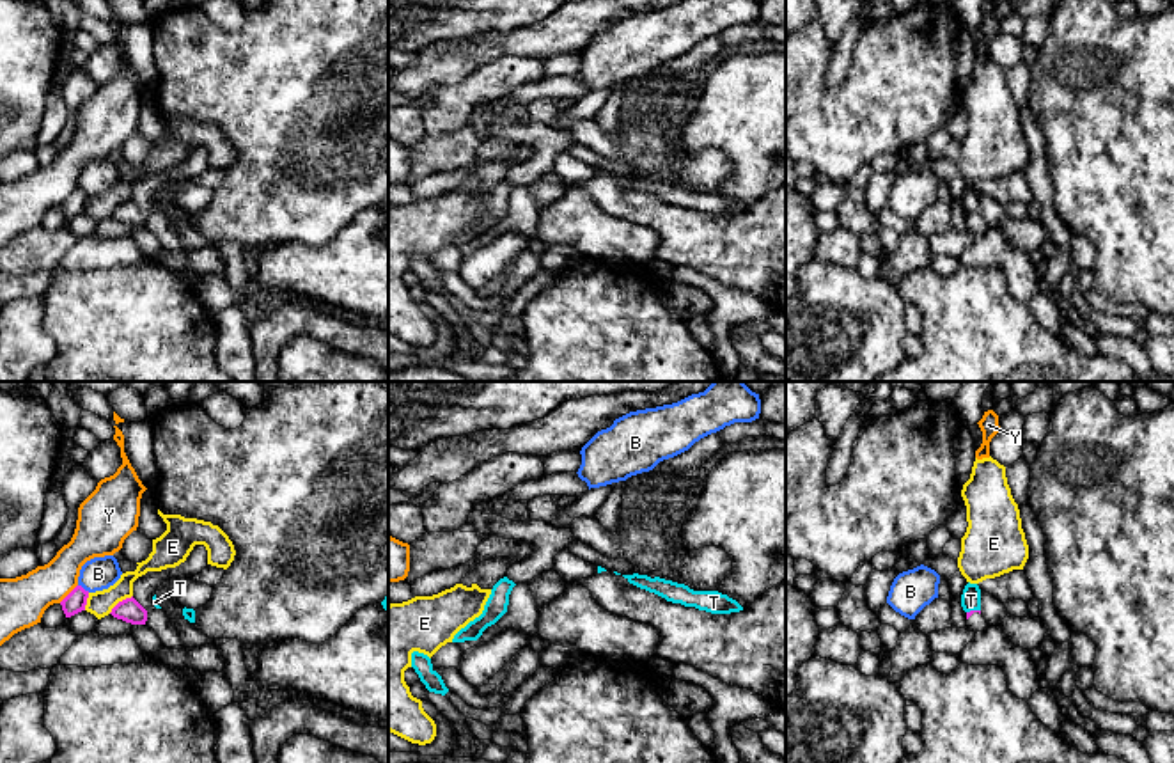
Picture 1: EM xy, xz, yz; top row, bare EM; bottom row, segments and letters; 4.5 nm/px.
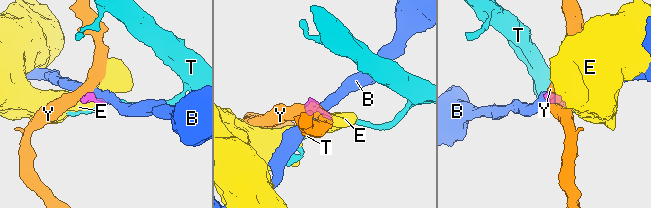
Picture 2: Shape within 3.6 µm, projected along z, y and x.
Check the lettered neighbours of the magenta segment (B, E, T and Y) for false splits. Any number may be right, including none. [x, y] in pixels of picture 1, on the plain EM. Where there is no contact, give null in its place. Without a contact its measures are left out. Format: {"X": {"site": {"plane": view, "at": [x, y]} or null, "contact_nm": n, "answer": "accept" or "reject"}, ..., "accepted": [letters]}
{"B": {"site": {"plane": "xy", "at": [82, 190]}, "contact_nm": 70, "answer": "reject"}, "E": {"site": {"plane": "xy", "at": [119, 204]}, "contact_nm": 140, "answer": "reject"}, "T": {"site": {"plane": "yz", "at": [972, 213]}, "contact_nm": 70, "answer": "reject"}, "Y": {"site": {"plane": "xy", "at": [70, 196]}, "contact_nm": 120, "answer": "reject"}, "accepted": []}

